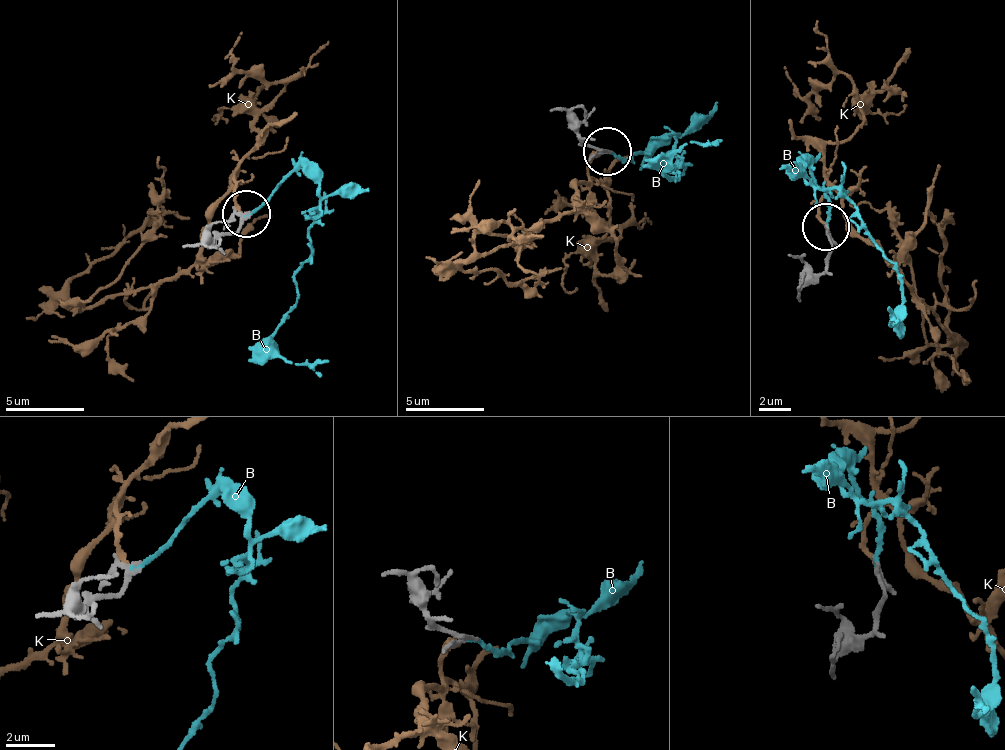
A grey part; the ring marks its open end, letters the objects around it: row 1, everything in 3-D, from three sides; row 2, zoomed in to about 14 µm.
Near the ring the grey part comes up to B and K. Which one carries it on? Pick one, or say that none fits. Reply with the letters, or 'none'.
B

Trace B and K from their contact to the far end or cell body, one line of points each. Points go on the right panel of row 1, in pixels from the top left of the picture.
B: (828, 230), (831, 209), (803, 167), (814, 185), (845, 193), (890, 262), (902, 317), (889, 326), (888, 306)
K: (827, 230), (818, 203), (834, 192), (942, 325), (943, 345), (925, 334), (900, 233), (885, 212), (849, 199)

